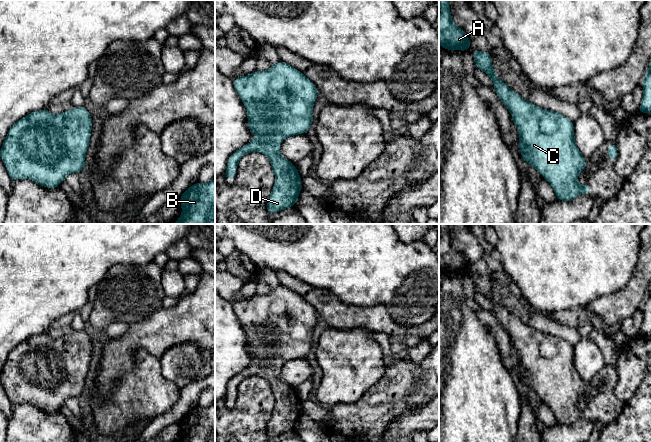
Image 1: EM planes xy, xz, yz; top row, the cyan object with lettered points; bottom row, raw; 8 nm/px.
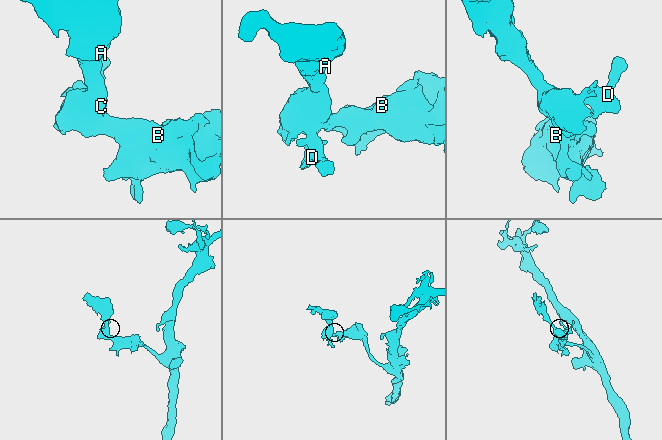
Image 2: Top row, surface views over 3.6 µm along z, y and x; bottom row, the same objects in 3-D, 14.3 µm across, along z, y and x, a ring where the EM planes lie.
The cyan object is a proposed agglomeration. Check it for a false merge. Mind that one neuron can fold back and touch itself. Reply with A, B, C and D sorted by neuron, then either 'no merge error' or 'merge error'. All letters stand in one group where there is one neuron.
groups A B C D; no merge error

